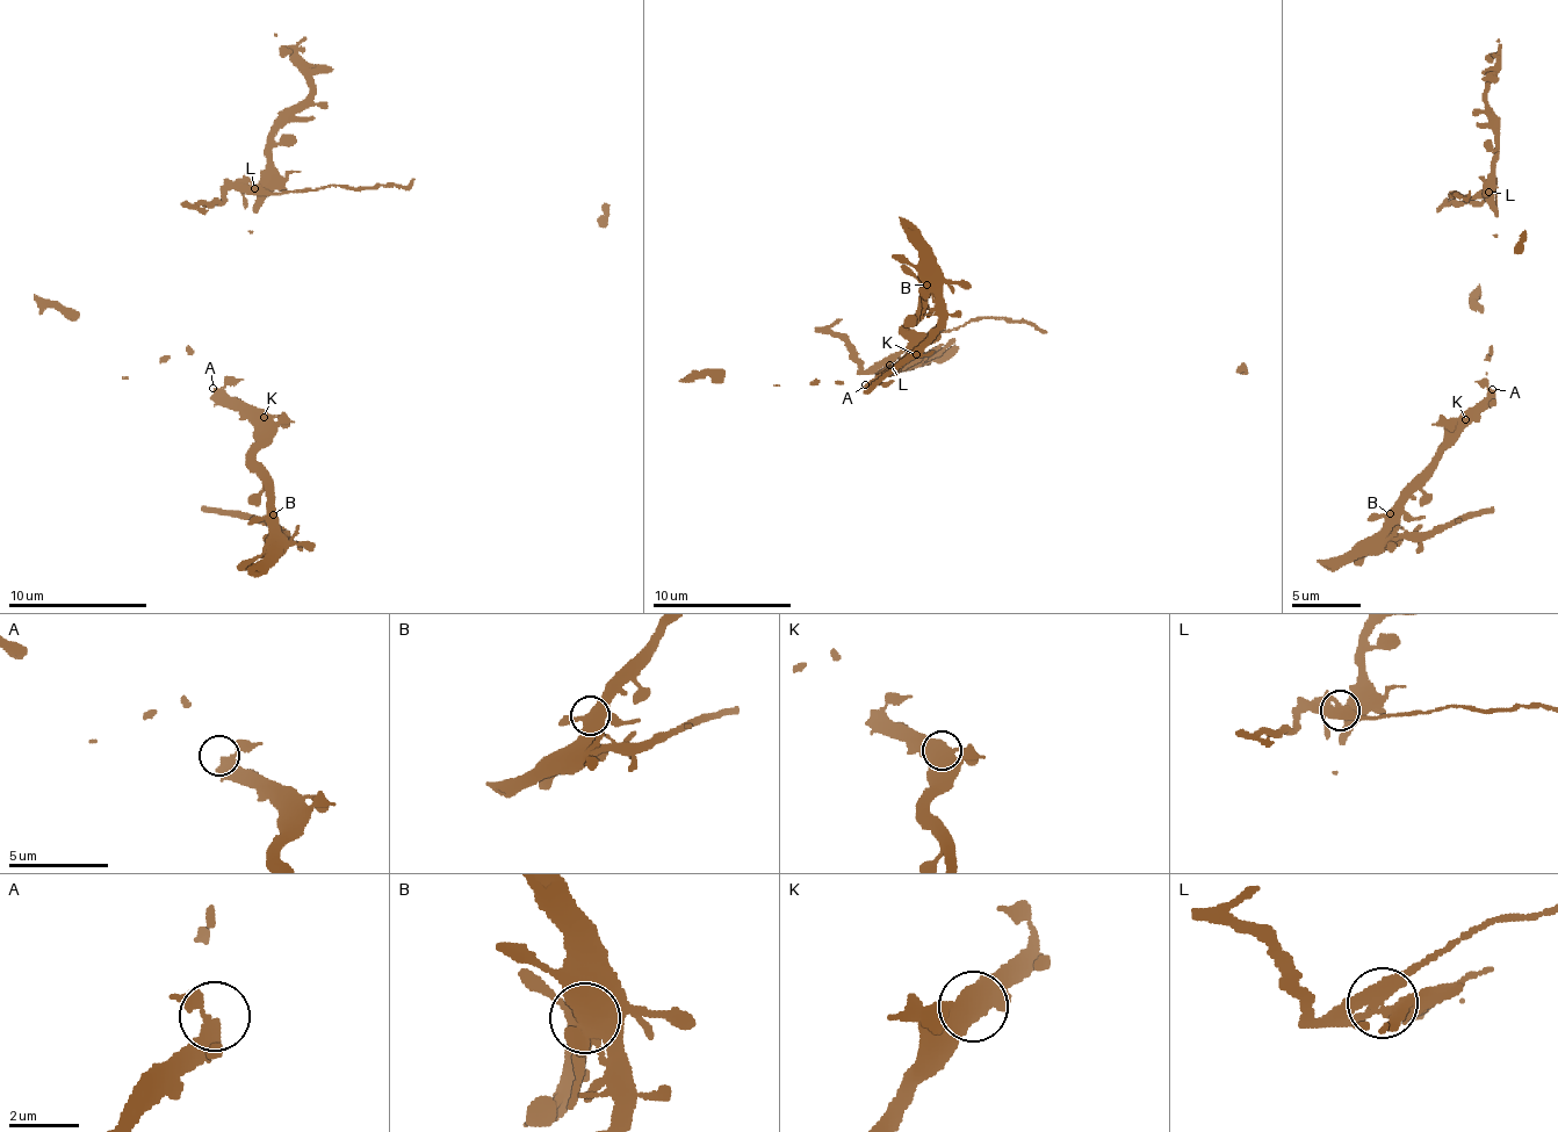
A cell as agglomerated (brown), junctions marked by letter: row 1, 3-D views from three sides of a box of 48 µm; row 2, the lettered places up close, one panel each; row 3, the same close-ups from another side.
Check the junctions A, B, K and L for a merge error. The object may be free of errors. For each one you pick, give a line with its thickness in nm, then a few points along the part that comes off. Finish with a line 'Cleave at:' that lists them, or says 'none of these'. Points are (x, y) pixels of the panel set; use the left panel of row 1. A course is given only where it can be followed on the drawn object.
L: 480 nm | (255, 187), (288, 192), (331, 186), (352, 189), (403, 186), (413, 178)
Cleave at: L

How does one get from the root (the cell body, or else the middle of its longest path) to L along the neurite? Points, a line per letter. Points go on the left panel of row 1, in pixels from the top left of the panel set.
L: (214, 206), (230, 187), (255, 187)

